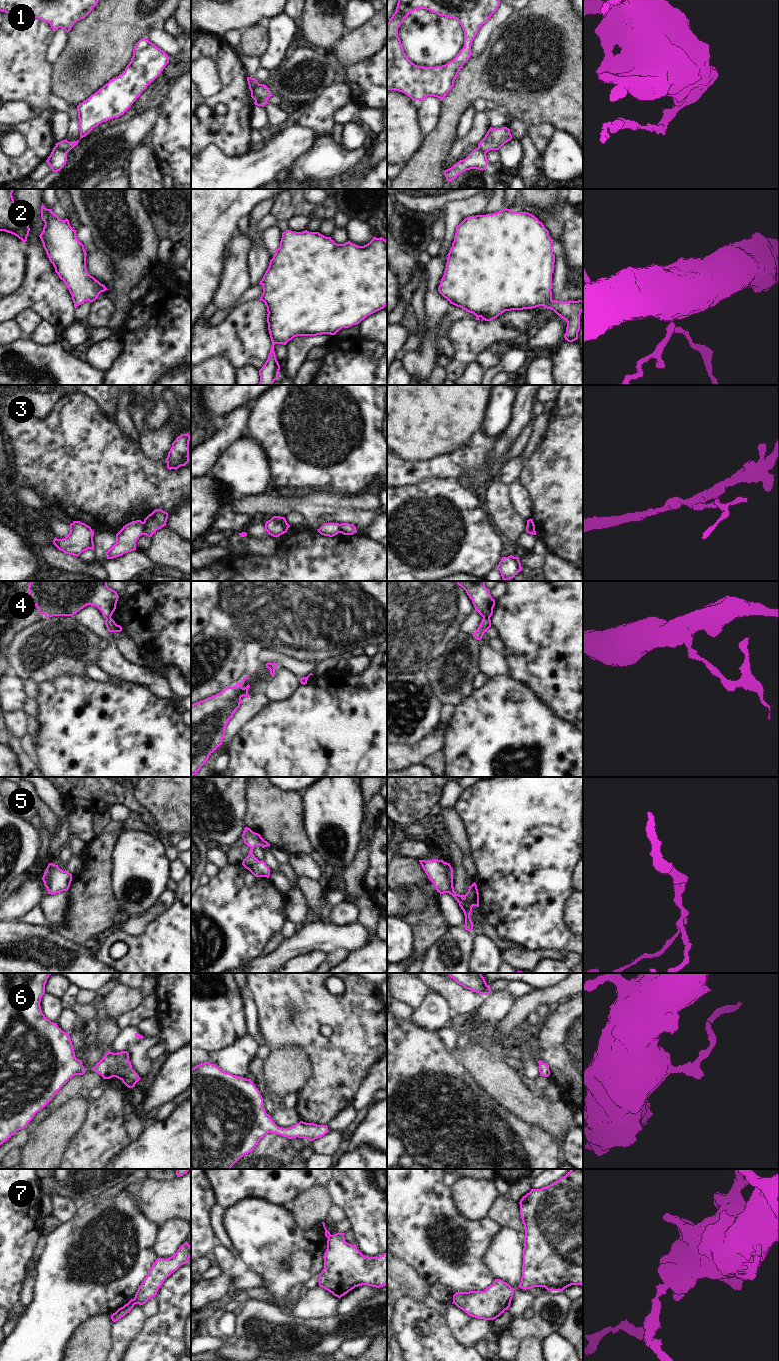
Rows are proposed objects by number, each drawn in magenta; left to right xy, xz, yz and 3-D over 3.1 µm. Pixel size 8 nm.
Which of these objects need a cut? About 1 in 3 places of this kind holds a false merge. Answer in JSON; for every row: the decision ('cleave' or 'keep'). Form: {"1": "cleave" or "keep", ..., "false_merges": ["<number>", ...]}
{"1": "cleave", "2": "keep", "3": "cleave", "4": "cleave", "5": "keep", "6": "keep", "7": "cleave", "false_merges": ["1", "3", "4", "7"]}

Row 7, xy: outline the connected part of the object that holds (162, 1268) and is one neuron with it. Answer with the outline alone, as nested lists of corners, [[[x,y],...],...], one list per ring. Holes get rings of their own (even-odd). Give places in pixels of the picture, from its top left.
[[[186,1241],[173,1256],[157,1258],[135,1294],[135,1304],[141,1306],[155,1297],[163,1282],[181,1265],[188,1263],[190,1257],[191,1246]]]

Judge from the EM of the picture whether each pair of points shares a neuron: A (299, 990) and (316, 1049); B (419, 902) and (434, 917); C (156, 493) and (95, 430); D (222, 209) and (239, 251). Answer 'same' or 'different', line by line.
A: same
B: different
C: same
D: different

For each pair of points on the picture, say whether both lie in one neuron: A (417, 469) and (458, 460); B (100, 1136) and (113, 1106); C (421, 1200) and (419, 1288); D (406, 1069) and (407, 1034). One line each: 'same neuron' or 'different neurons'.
A: same neuron
B: same neuron
C: different neurons
D: same neuron

